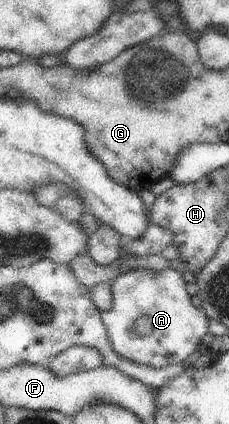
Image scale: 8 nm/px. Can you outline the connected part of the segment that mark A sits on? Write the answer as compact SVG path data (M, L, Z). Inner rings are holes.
M139 267L117 276L112 283L113 304L109 310L101 313L109 340L117 354L138 363L162 367L182 364L199 348L204 334L208 331L208 318L202 308L197 308L191 303L192 296L187 293L187 280L186 275L177 269L157 272Z

